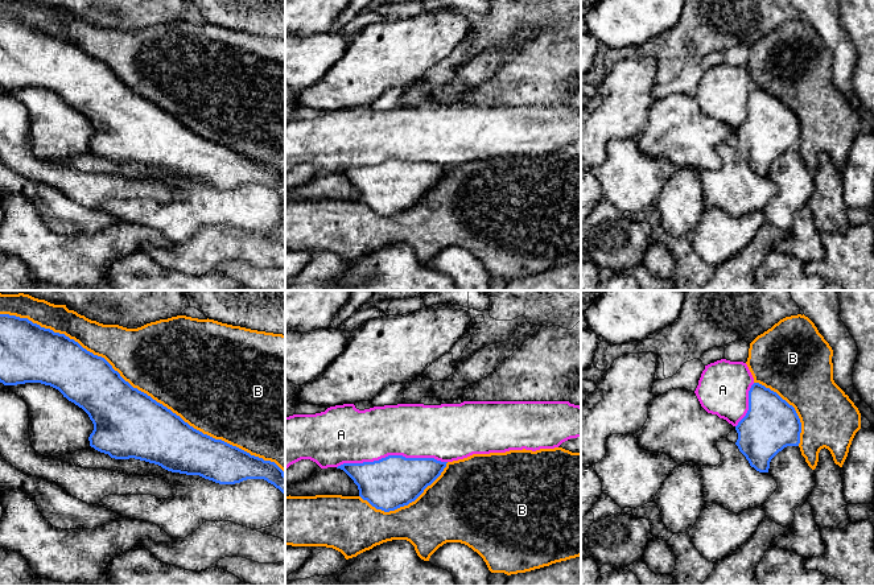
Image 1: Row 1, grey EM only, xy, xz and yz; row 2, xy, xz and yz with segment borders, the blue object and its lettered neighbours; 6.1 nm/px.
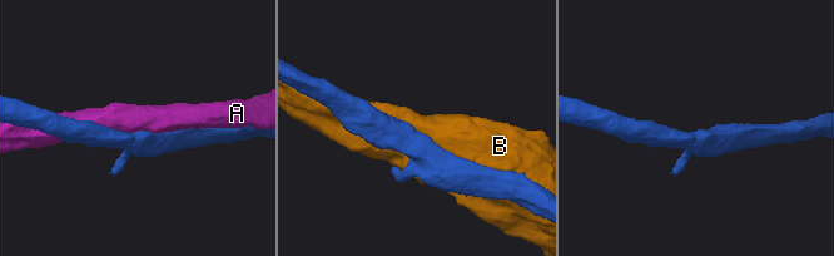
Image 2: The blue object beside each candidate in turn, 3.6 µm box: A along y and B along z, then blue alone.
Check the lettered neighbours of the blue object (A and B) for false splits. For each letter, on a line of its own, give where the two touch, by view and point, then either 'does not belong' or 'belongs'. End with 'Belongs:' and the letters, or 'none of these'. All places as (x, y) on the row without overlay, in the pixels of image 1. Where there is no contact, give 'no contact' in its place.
A: contact xz (391, 160); belongs
B: contact xy (143, 97); does not belong
Belongs: A

